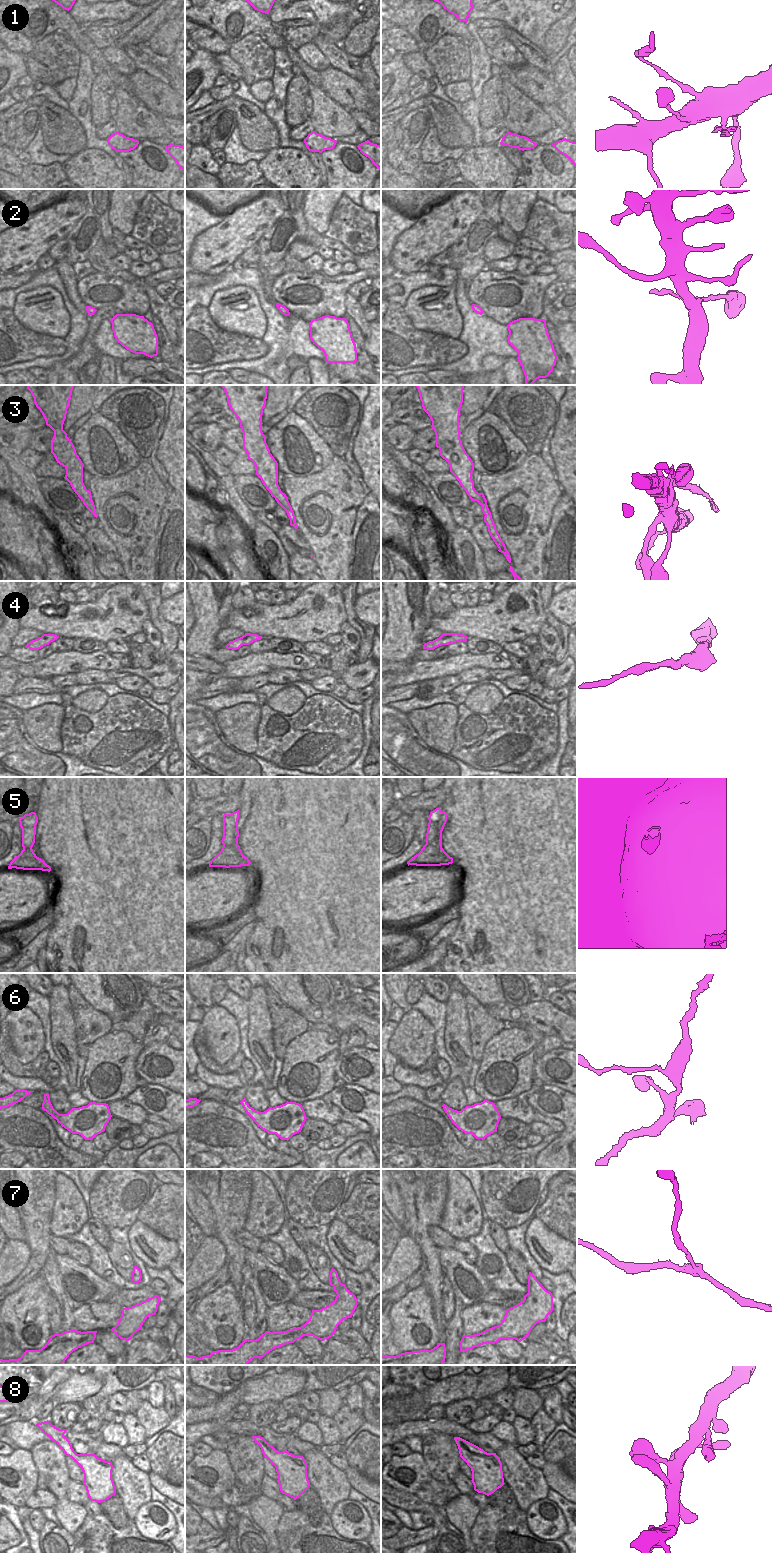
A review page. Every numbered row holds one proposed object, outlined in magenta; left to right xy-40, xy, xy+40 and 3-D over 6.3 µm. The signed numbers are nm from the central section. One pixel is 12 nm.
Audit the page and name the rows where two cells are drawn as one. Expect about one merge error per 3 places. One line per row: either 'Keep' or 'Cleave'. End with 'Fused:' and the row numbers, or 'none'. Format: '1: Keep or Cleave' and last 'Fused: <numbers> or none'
1: Cleave
2: Keep
3: Cleave
4: Keep
5: Keep
6: Keep
7: Keep
8: Keep
Fused: 1, 3

